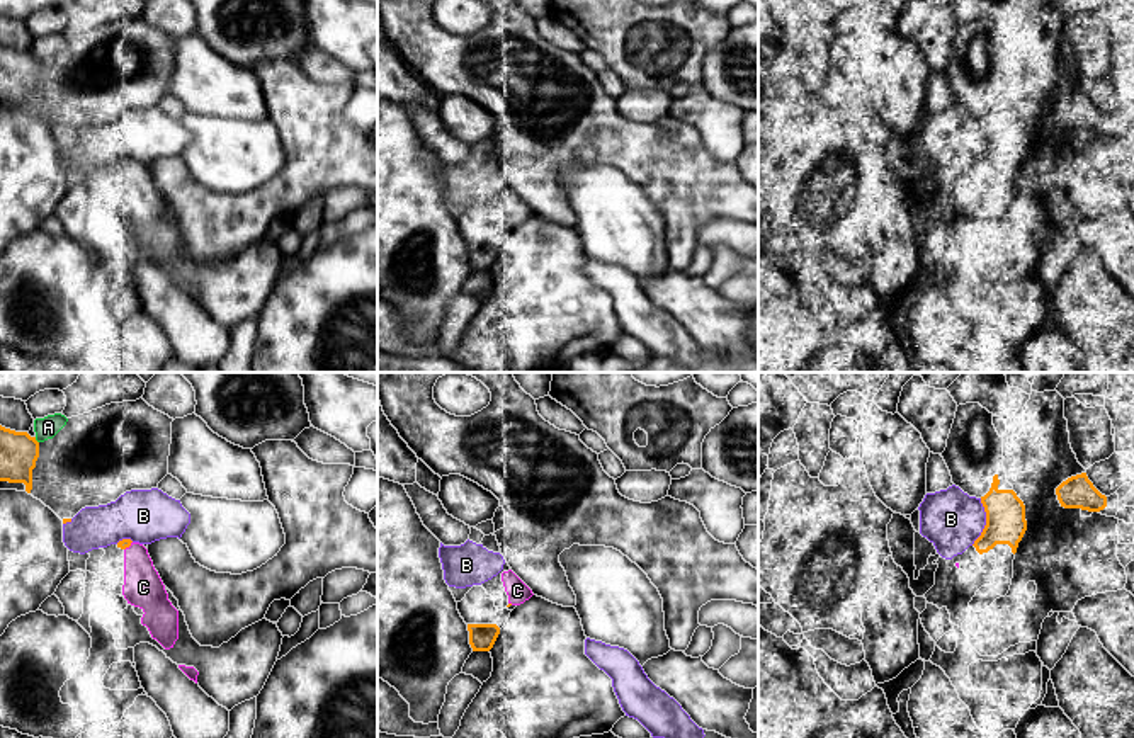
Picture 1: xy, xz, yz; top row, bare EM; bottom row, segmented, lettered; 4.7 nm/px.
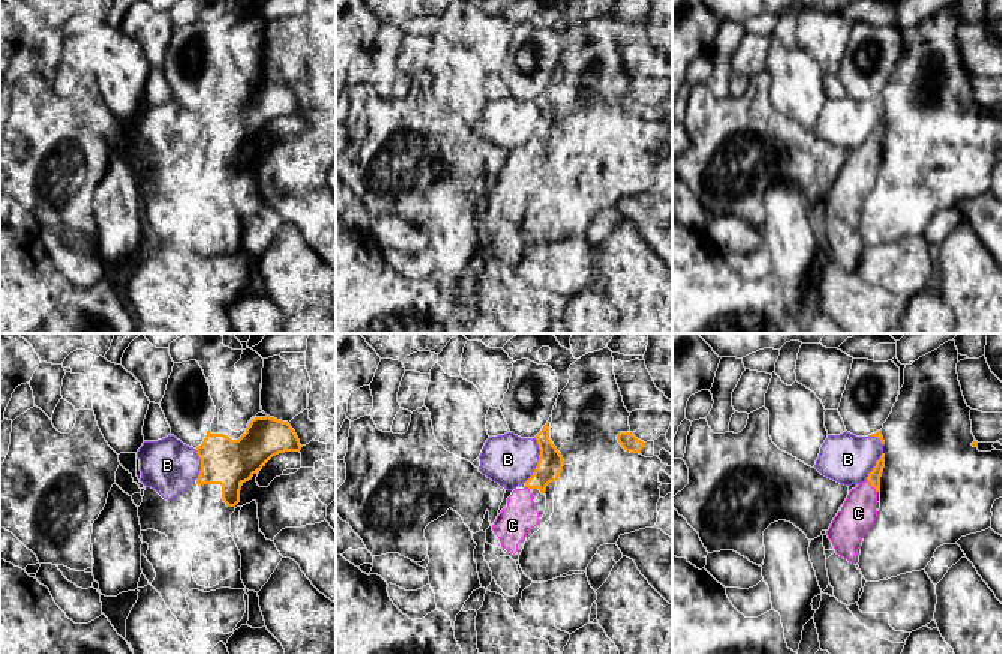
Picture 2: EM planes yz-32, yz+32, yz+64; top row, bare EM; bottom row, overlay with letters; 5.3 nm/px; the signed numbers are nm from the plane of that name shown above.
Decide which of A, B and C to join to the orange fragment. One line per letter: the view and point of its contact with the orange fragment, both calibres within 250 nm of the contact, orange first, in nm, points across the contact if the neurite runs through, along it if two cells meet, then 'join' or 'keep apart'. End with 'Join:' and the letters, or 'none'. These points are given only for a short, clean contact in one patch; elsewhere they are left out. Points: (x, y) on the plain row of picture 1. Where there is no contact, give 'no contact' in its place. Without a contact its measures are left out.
A: meets orange in xy at (36, 60); 180 nm thick on the orange side, 100 nm on the other; border along xy (34, 56), (38, 62); keep apart
B: meets orange in yz at (986, 141); 190 nm thick on the orange side, 280 nm on the other; keep apart
C: meets orange in xy at (128, 165); 50 nm thick on the orange side, 190 nm on the other; join
Join: C

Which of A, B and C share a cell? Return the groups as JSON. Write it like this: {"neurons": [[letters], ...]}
{"neurons": [["A"], ["B"], ["C"]]}

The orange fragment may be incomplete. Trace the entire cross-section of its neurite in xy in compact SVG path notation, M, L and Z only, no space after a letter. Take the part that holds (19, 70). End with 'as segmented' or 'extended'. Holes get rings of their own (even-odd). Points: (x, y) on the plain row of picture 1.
M0 44L0 100L24 102L32 109L32 88L39 77L39 61L27 51L15 51Z | as segmented

